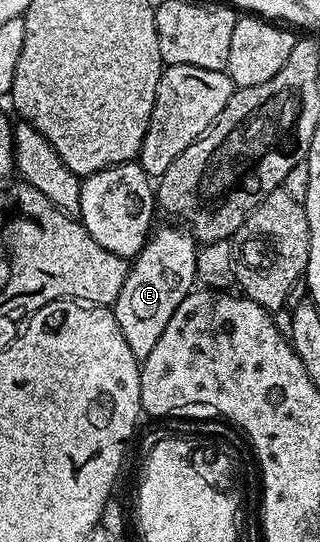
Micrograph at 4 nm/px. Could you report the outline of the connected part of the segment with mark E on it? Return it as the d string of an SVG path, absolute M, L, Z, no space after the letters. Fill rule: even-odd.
M156 227L147 237L147 245L130 261L125 286L121 286L121 294L117 294L113 305L117 326L121 326L121 334L125 334L125 342L129 342L129 350L133 350L133 354L139 361L149 358L149 353L153 351L153 346L157 346L157 341L161 338L165 326L169 326L169 318L173 318L173 310L181 306L183 299L197 284L195 278L197 241L186 227L175 227L179 228Z

